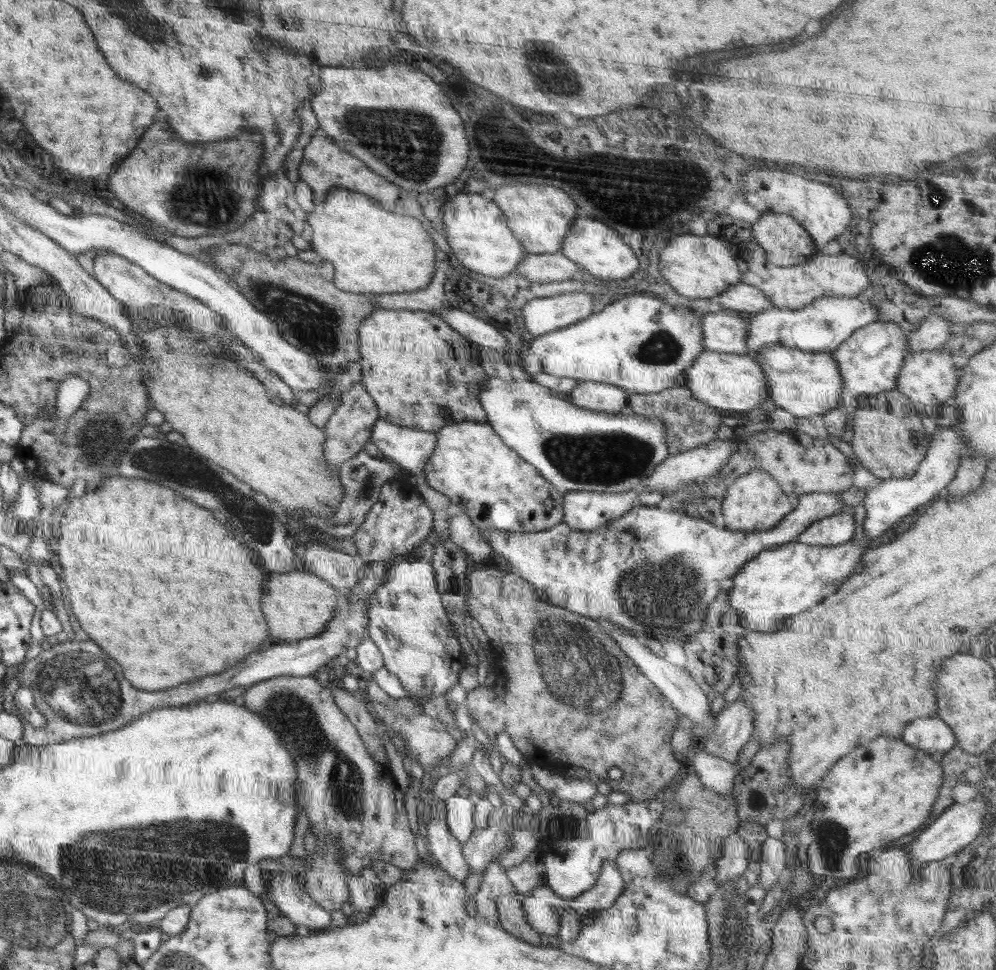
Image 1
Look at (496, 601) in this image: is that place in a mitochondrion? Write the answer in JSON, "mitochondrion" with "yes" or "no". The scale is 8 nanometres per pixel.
{"mitochondrion":"no"}

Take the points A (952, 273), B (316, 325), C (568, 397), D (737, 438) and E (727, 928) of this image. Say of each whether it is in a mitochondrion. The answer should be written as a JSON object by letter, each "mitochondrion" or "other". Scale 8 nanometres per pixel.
{"A":"mitochondrion","B":"mitochondrion","C":"other","D":"other","E":"mitochondrion"}

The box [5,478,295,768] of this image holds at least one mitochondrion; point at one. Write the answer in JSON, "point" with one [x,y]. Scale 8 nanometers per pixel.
{"point":[86,683]}

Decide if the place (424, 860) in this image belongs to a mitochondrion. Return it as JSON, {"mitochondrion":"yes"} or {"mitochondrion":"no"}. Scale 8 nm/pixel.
{"mitochondrion":"no"}

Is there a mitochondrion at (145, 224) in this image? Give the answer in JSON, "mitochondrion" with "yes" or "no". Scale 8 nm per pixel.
{"mitochondrion":"no"}

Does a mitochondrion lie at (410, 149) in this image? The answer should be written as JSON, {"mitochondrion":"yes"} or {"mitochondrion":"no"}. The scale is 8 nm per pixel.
{"mitochondrion":"yes"}

